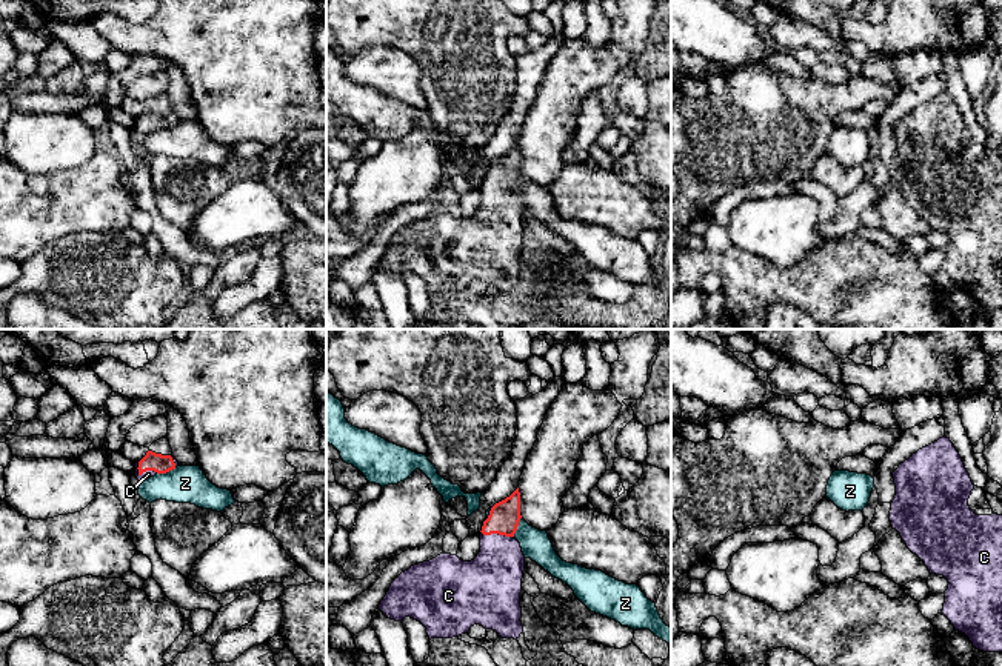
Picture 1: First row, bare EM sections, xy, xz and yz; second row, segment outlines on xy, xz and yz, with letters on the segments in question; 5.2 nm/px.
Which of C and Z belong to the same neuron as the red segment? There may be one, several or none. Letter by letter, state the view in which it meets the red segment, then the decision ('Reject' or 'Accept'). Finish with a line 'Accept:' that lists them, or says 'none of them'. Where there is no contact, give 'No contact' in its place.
C: Touches red in xz. Accept
Z: Touches red in xy. Reject
Accept: C

